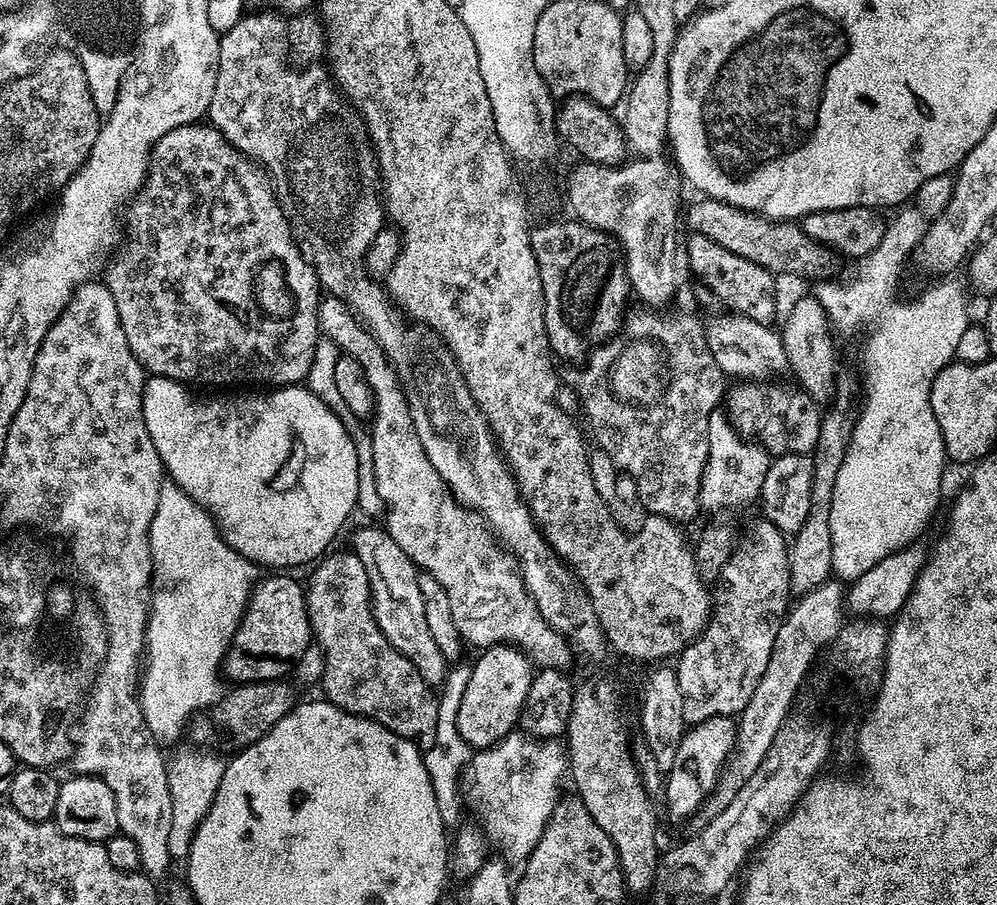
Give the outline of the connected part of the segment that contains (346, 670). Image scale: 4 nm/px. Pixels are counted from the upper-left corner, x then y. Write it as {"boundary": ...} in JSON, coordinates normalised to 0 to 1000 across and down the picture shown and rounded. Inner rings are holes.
{"boundary":[[[330,609],[307,641],[309,686],[316,715],[325,725],[324,768],[328,777],[336,778],[344,787],[378,796],[408,818],[428,814],[439,798],[438,766],[383,701],[374,676],[369,635],[357,611],[337,609]]]}

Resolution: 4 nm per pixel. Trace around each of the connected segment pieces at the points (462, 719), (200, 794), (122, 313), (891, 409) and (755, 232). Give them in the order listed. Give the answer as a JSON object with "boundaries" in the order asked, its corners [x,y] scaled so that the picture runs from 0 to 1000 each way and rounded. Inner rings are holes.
{"boundaries":[[[[495,712],[478,725],[458,789],[459,809],[473,829],[492,827],[521,801],[528,762],[532,762],[536,746],[534,730],[513,712]]],[[[201,824],[185,827],[177,836],[168,841],[169,850],[169,881],[171,882],[171,930],[169,943],[174,951],[184,951],[189,945],[195,922],[207,904],[211,891],[215,886],[215,877],[219,877],[219,864],[223,864],[226,836],[216,835],[213,829],[206,829]]],[[[204,136],[184,137],[171,144],[152,164],[148,175],[148,198],[132,218],[126,230],[126,261],[128,266],[119,275],[120,287],[116,287],[108,296],[106,313],[114,329],[114,338],[118,338],[118,351],[122,356],[122,365],[126,369],[126,378],[144,406],[145,412],[181,423],[197,427],[201,417],[211,424],[269,424],[265,427],[297,427],[308,421],[311,400],[315,400],[317,380],[323,373],[321,354],[317,344],[321,340],[323,315],[317,304],[317,297],[307,284],[301,280],[297,265],[293,262],[293,252],[285,240],[283,231],[277,227],[279,220],[275,211],[274,200],[268,190],[257,180],[244,172],[222,146]],[[253,290],[271,290],[267,296],[250,298]],[[250,305],[257,305],[259,312],[249,312]]],[[[907,228],[898,235],[900,236],[896,243],[890,244],[887,253],[887,262],[885,267],[881,267],[881,272],[877,272],[875,278],[870,278],[868,283],[862,284],[859,302],[852,307],[848,314],[830,314],[835,312],[822,312],[816,326],[822,333],[823,338],[828,343],[830,352],[836,364],[847,367],[859,367],[866,358],[871,358],[874,354],[879,354],[875,358],[875,368],[871,371],[871,377],[867,380],[867,415],[871,419],[871,443],[861,455],[861,463],[858,465],[858,473],[855,477],[855,484],[852,487],[852,495],[849,497],[848,509],[842,516],[841,528],[836,539],[836,552],[832,555],[832,594],[835,596],[835,631],[844,642],[851,643],[856,639],[865,635],[869,630],[873,630],[873,625],[881,625],[881,621],[885,621],[885,617],[889,617],[893,611],[901,609],[902,606],[909,606],[912,601],[920,596],[919,592],[931,579],[931,573],[935,570],[935,565],[939,561],[939,556],[943,552],[943,534],[947,530],[947,513],[949,514],[949,505],[947,502],[947,490],[945,488],[945,475],[941,471],[941,466],[937,462],[937,453],[933,449],[933,431],[937,418],[942,413],[950,402],[956,401],[959,392],[959,383],[961,382],[961,373],[965,373],[965,369],[971,364],[973,350],[971,350],[971,327],[967,324],[968,315],[961,310],[955,309],[959,307],[947,307],[944,314],[939,314],[936,318],[931,318],[924,325],[920,331],[895,331],[895,326],[899,323],[899,313],[903,309],[903,304],[907,301],[907,291],[913,287],[918,280],[923,264],[927,261],[929,251],[929,240],[922,230],[918,228]]],[[[698,219],[694,227],[688,230],[688,248],[694,251],[693,255],[699,261],[707,261],[720,272],[764,294],[769,301],[781,303],[791,301],[794,305],[822,305],[818,307],[830,307],[835,301],[836,275],[829,269],[823,267],[817,261],[810,261],[806,257],[801,246],[789,243],[771,243],[770,240],[762,238],[761,234],[750,234],[747,230],[741,230],[735,225],[729,225],[723,221],[713,219]]]]}

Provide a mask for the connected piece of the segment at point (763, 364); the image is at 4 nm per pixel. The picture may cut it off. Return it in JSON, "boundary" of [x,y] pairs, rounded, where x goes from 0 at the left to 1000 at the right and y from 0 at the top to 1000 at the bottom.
{"boundary":[[[741,347],[718,349],[708,358],[710,381],[716,391],[716,400],[720,400],[727,417],[738,418],[778,418],[791,410],[790,392],[786,386],[786,377],[777,361],[756,356],[756,351],[748,351]]]}

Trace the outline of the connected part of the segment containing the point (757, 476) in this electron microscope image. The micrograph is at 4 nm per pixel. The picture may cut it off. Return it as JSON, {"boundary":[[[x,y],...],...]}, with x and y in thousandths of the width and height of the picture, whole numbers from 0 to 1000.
{"boundary":[[[725,454],[714,455],[710,472],[710,505],[702,534],[703,562],[707,567],[722,566],[725,561],[742,561],[753,552],[755,556],[762,547],[771,512],[771,496],[739,477]]]}

